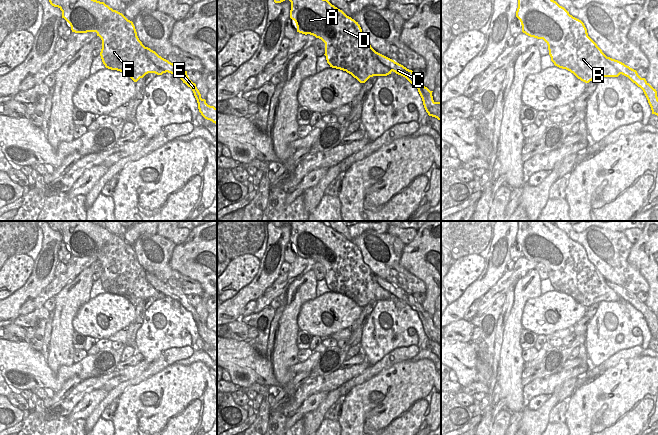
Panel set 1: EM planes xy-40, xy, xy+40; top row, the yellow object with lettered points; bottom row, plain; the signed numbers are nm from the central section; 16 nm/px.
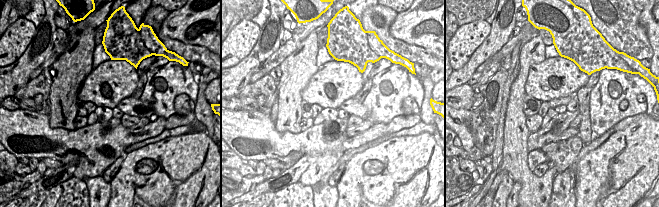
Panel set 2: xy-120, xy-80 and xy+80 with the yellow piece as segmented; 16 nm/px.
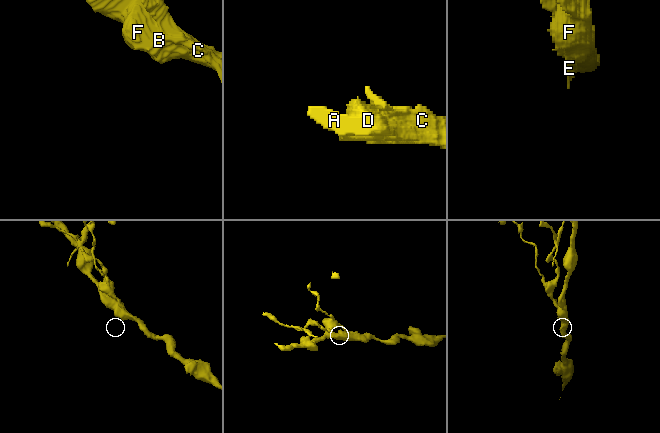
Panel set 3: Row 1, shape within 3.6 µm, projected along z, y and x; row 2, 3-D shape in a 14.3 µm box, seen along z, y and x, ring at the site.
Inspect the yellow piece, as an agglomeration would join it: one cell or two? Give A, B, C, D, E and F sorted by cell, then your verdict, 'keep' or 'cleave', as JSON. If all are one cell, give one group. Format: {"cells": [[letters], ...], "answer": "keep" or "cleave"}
{"cells": [["A", "B", "D", "F"], ["C", "E"]], "answer": "cleave"}

